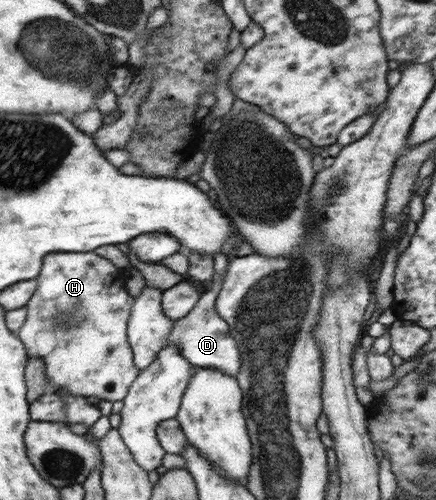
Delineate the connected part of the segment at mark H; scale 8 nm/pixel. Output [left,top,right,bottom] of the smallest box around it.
[16,251,139,402]

